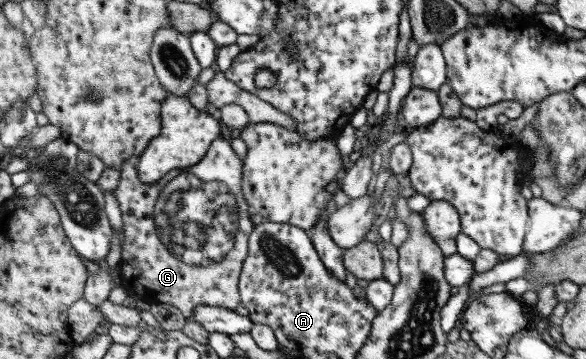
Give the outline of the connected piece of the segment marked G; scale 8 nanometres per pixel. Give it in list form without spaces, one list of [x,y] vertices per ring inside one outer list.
[[[224,134],[222,137],[214,139],[204,153],[204,156],[196,164],[193,164],[188,168],[170,170],[155,184],[141,184],[135,174],[135,168],[129,163],[128,158],[122,160],[122,162],[123,168],[119,168],[120,179],[117,188],[114,188],[114,191],[112,191],[115,199],[118,201],[122,221],[122,244],[120,259],[116,268],[118,271],[119,286],[121,286],[126,292],[131,292],[137,298],[140,298],[144,303],[170,304],[177,310],[180,310],[180,313],[187,320],[192,317],[192,310],[194,310],[196,306],[222,307],[234,311],[234,308],[239,305],[237,287],[238,276],[240,274],[242,263],[247,255],[247,238],[253,225],[252,222],[250,222],[250,216],[248,216],[248,204],[246,204],[246,200],[242,198],[242,192],[240,192],[242,161],[240,161],[238,156],[232,151],[229,139],[226,135]]]

